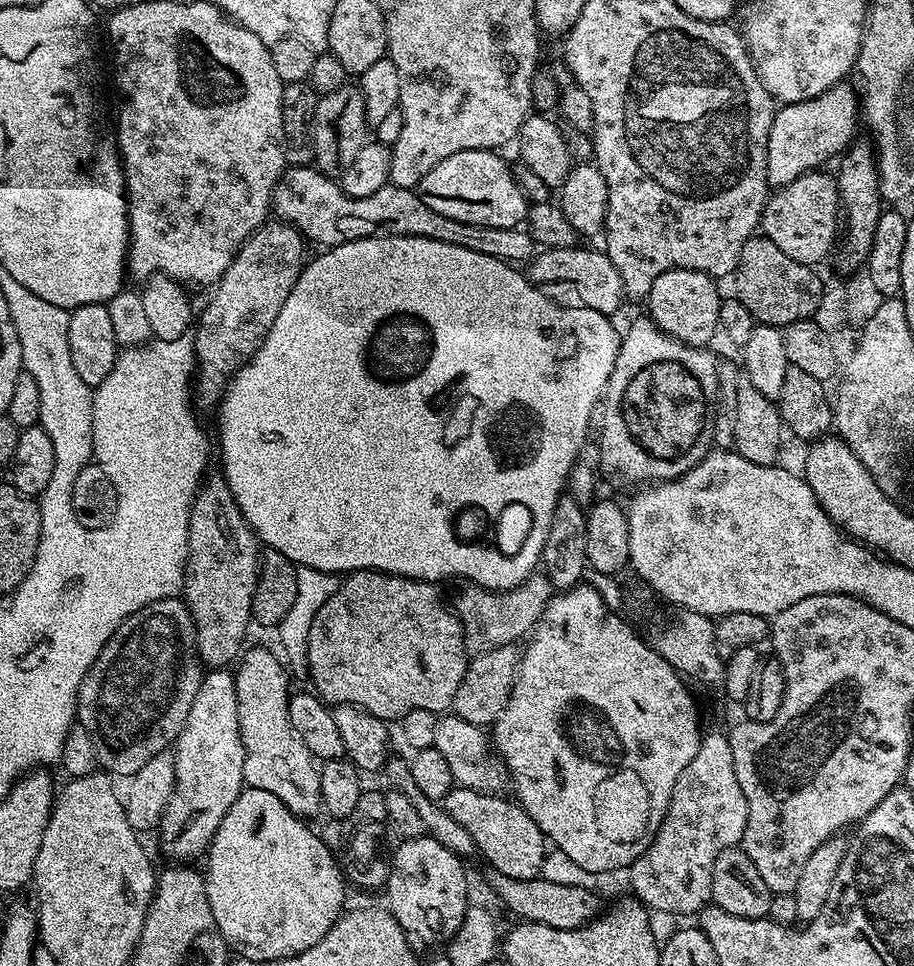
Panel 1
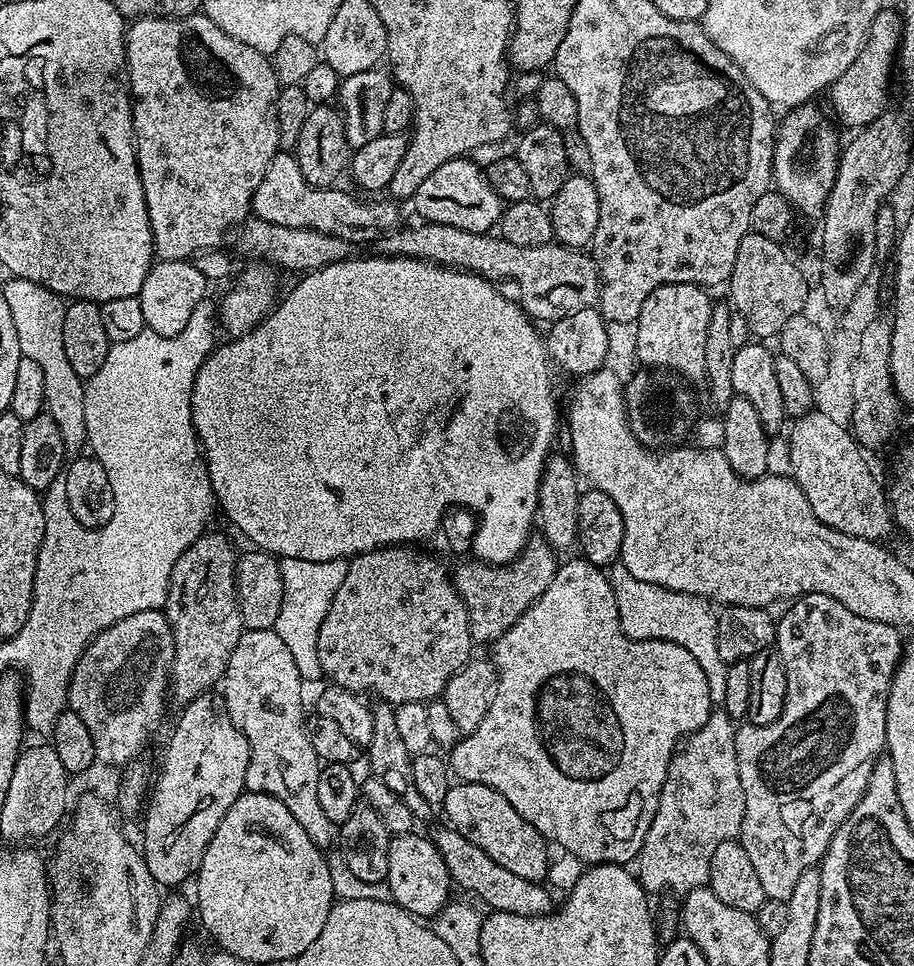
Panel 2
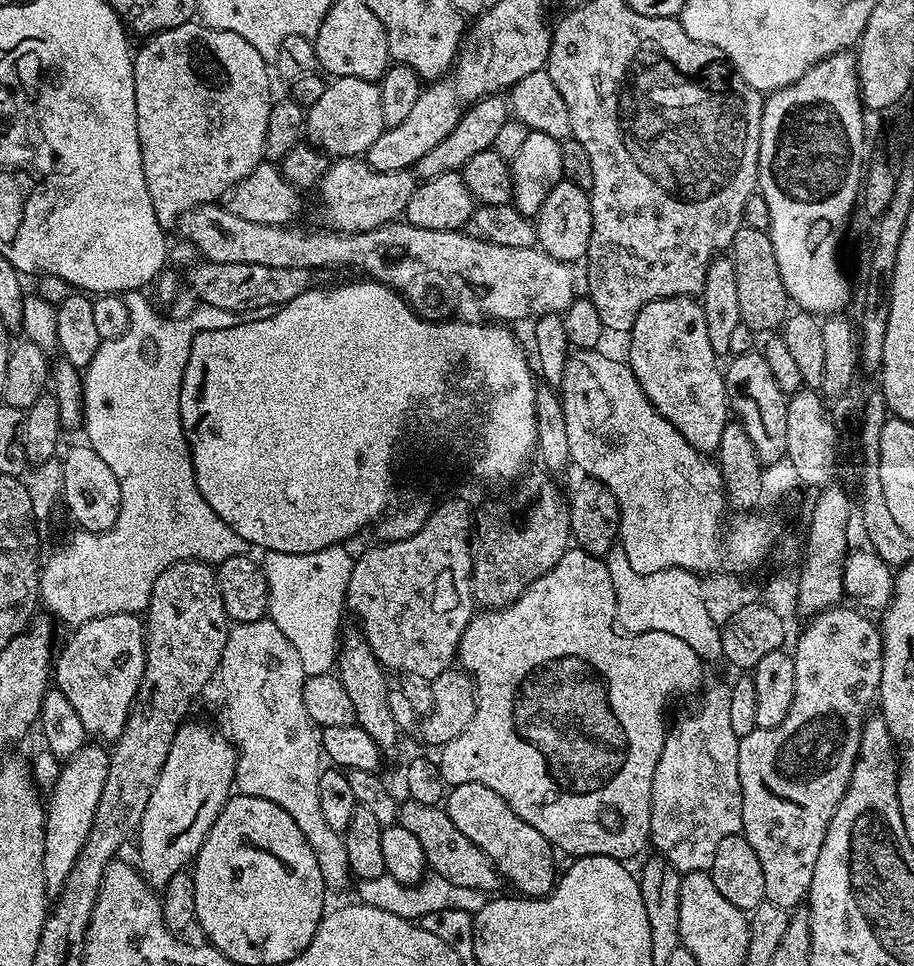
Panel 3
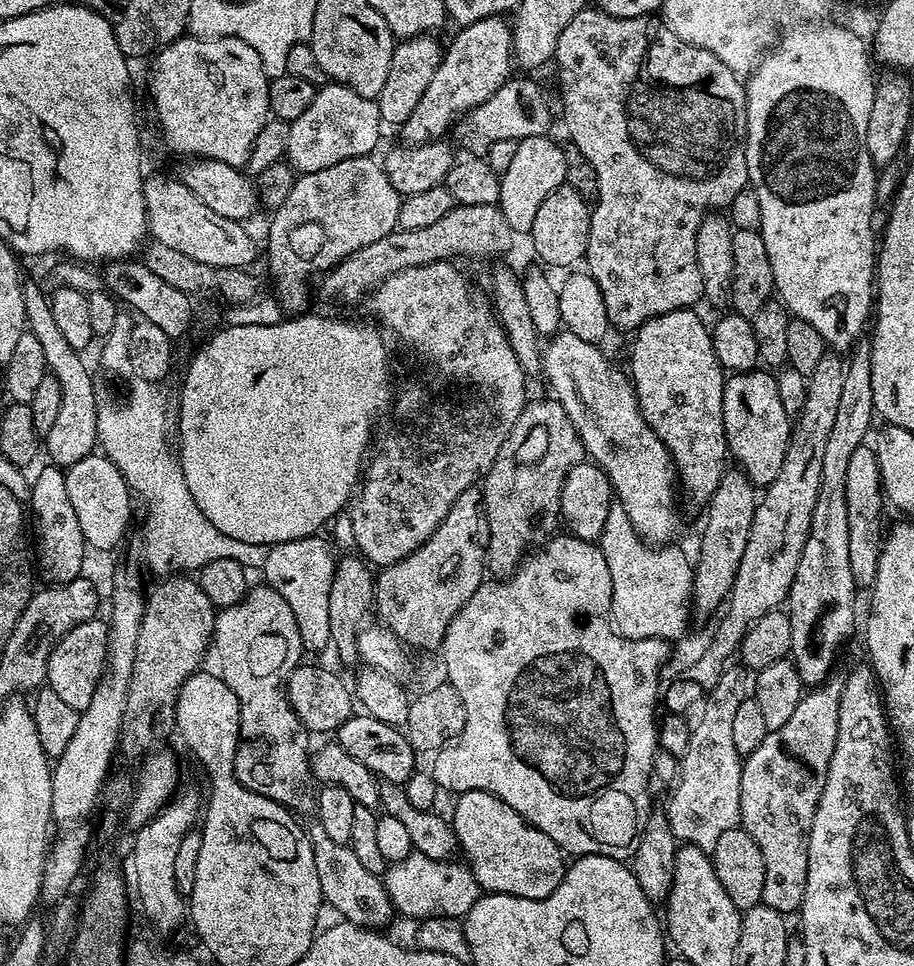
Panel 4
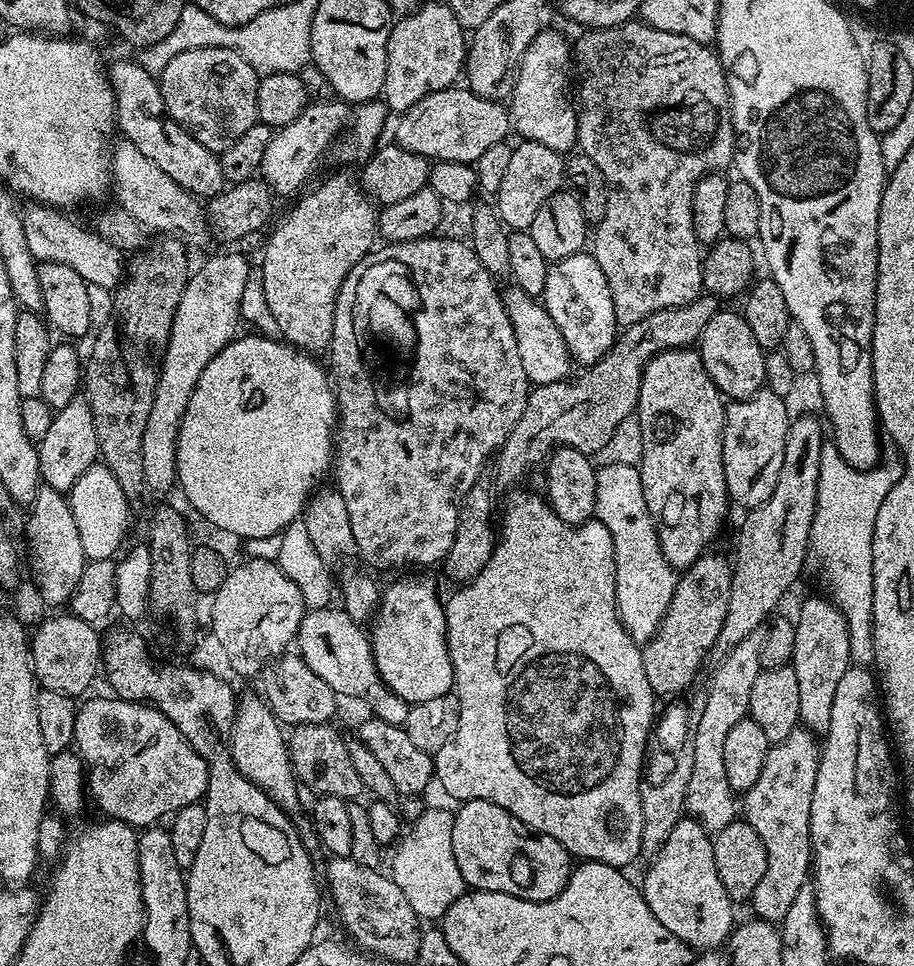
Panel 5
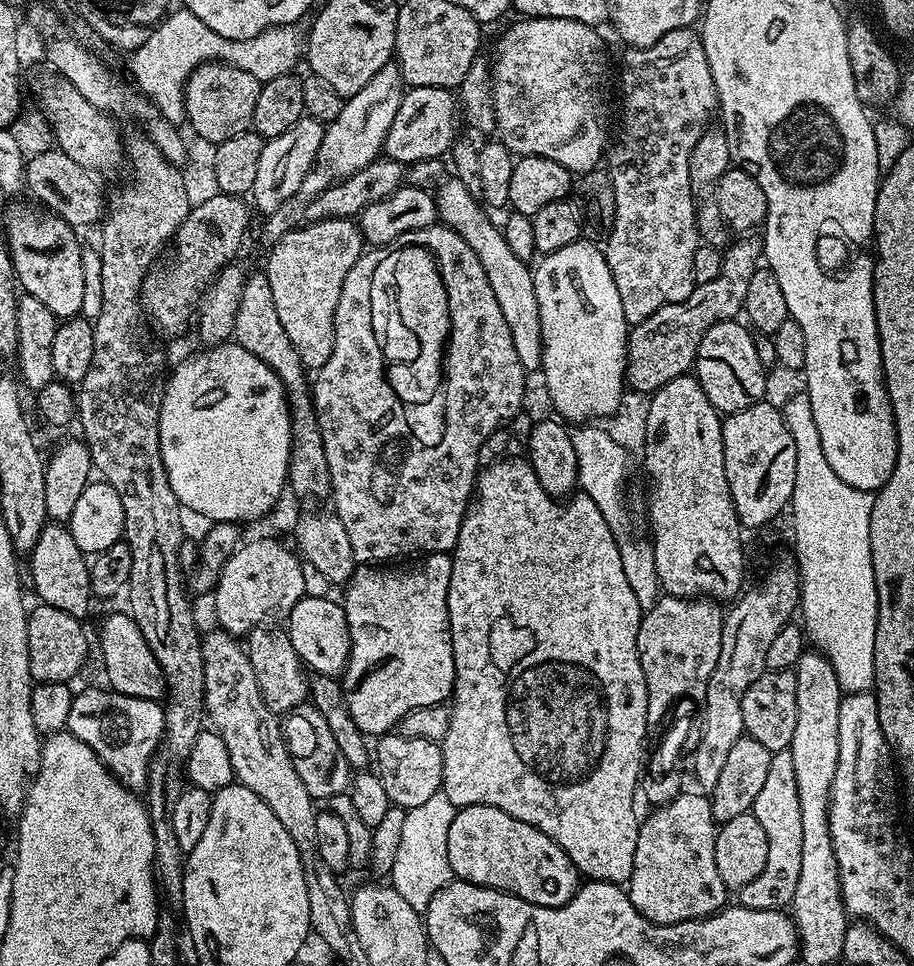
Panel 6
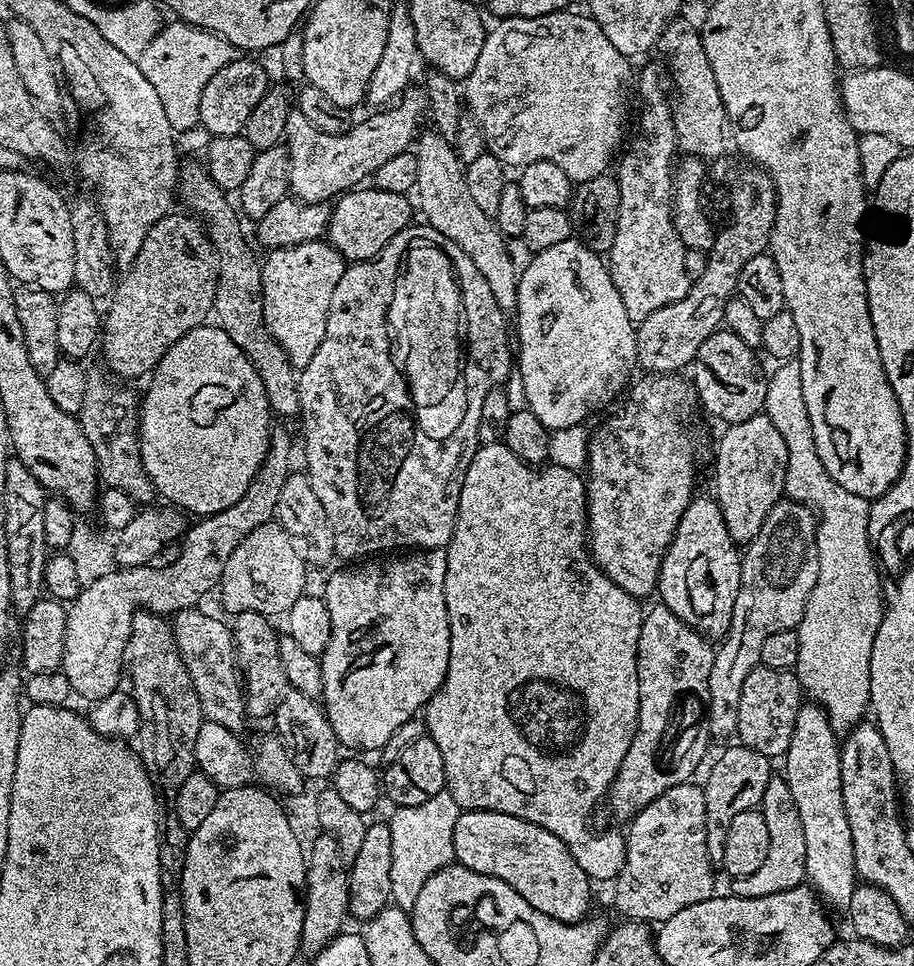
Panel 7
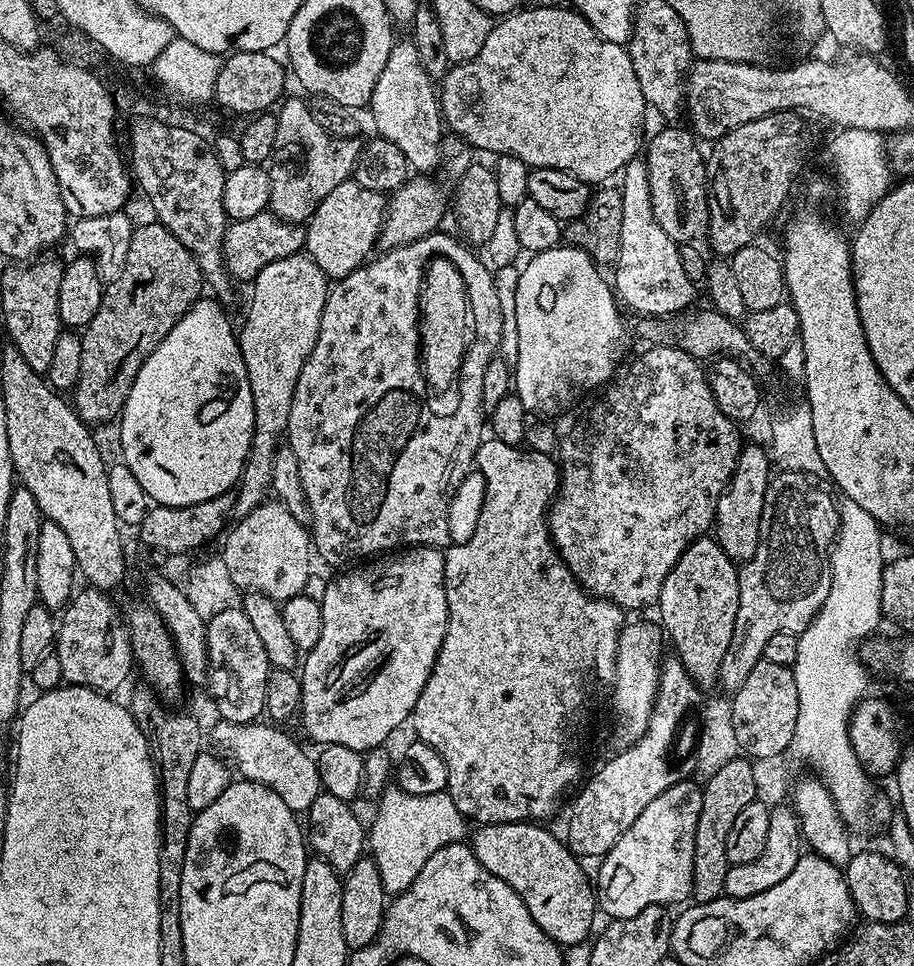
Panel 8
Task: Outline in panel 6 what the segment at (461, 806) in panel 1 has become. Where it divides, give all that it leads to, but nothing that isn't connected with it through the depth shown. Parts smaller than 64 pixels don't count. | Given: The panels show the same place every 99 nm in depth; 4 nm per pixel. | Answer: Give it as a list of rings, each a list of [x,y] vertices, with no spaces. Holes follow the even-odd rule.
[[[479,804],[459,809],[454,822],[450,822],[450,834],[446,834],[446,854],[455,879],[510,892],[526,902],[547,908],[570,902],[582,883],[580,873],[558,842],[546,838],[542,830],[510,818],[510,814],[498,810],[498,806]]]

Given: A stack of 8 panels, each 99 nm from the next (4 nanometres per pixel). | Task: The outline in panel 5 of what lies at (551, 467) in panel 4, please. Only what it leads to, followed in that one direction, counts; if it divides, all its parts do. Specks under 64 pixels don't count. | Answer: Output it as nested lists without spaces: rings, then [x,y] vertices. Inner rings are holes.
[[[702,294],[697,300],[686,306],[658,310],[654,314],[642,318],[642,322],[634,322],[630,327],[623,329],[610,346],[610,350],[606,350],[606,354],[587,369],[588,376],[582,377],[581,380],[572,378],[535,385],[526,398],[526,410],[522,410],[522,418],[518,418],[518,422],[514,422],[514,430],[510,430],[506,442],[498,449],[498,455],[495,457],[495,460],[497,459],[496,472],[494,471],[495,483],[497,485],[518,483],[523,478],[524,471],[531,464],[543,465],[557,446],[577,448],[579,452],[589,454],[595,454],[599,448],[606,447],[611,442],[616,427],[627,416],[629,419],[636,411],[644,367],[659,352],[695,345],[700,339],[702,330],[706,330],[706,322],[710,322],[710,318],[714,318],[717,311],[717,297],[711,294]]]

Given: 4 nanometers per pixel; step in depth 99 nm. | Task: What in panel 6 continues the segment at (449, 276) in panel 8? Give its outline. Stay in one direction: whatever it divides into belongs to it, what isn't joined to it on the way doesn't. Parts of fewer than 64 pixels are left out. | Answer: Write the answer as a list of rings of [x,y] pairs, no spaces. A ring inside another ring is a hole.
[[[408,249],[401,252],[396,263],[396,283],[399,285],[400,312],[408,326],[420,336],[421,351],[418,360],[410,363],[393,363],[386,370],[391,389],[403,403],[408,400],[424,400],[435,391],[438,376],[438,356],[440,344],[444,339],[445,325],[445,296],[444,289],[437,280],[435,268],[428,259],[427,253],[419,249]]]

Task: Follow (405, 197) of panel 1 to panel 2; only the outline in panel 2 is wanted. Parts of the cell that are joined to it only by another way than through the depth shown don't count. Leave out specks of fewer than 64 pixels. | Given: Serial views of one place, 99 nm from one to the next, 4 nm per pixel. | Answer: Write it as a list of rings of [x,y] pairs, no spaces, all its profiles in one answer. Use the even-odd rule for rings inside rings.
[[[281,150],[276,153],[270,166],[266,166],[266,174],[258,190],[254,190],[251,215],[257,220],[274,222],[274,226],[318,230],[322,234],[342,238],[347,240],[349,245],[356,246],[366,243],[367,240],[379,241],[382,234],[393,231],[401,223],[400,212],[396,209],[399,207],[391,199],[364,199],[368,200],[359,200],[358,197],[343,192],[340,186],[310,186],[310,182],[302,178],[300,163],[295,155],[291,151]]]

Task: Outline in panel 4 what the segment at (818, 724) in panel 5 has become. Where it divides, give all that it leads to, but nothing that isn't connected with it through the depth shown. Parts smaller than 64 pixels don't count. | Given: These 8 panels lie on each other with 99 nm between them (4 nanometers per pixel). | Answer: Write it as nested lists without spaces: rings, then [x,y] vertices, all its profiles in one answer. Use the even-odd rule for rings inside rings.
[[[866,338],[857,340],[845,365],[841,401],[826,442],[822,482],[810,520],[810,533],[786,601],[791,630],[790,654],[800,680],[808,688],[819,687],[829,679],[842,644],[854,630],[858,585],[850,569],[849,508],[845,484],[850,458],[865,443],[864,438],[875,417],[871,361],[871,341]]]

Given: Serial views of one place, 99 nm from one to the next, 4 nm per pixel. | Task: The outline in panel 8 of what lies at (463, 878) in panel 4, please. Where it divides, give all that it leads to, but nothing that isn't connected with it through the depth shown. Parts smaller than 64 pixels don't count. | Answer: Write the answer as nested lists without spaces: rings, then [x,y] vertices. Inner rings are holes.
[[[389,786],[384,789],[378,803],[375,805],[376,817],[366,832],[366,848],[370,859],[378,866],[378,874],[382,874],[382,886],[389,897],[399,896],[412,885],[414,878],[422,874],[422,866],[430,862],[436,851],[442,846],[461,843],[465,839],[464,824],[466,817],[454,806],[447,791],[438,794],[406,794],[399,786]]]

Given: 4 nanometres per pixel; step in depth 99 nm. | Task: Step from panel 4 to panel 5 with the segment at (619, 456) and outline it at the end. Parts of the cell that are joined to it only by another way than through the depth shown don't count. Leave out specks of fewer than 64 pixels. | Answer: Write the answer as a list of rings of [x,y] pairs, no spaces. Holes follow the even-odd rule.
[[[518,287],[509,288],[509,292],[503,293],[504,309],[514,330],[514,342],[518,342],[518,358],[522,358],[522,370],[526,370],[526,378],[533,385],[568,380],[568,371],[574,367],[574,359],[558,326],[539,299],[528,296]]]

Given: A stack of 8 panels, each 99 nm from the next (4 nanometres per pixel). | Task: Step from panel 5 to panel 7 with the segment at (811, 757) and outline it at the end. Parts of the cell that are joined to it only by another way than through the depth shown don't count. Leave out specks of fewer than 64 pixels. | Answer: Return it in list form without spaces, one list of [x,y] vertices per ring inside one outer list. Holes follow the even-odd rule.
[[[773,775],[760,803],[766,818],[766,831],[770,833],[770,850],[766,862],[762,862],[762,867],[754,870],[754,874],[738,876],[731,881],[731,895],[742,898],[766,898],[782,890],[801,887],[806,880],[806,838],[802,834],[802,817],[798,814],[798,806],[794,806],[794,797],[783,775]]]

